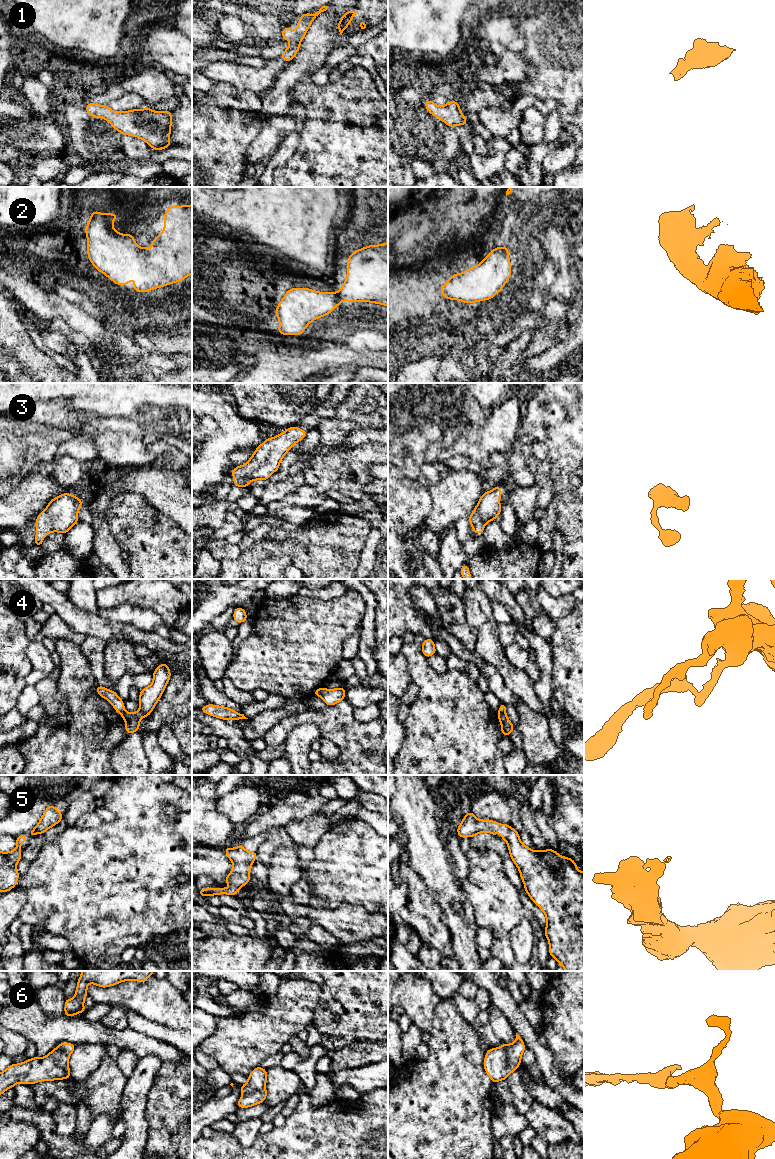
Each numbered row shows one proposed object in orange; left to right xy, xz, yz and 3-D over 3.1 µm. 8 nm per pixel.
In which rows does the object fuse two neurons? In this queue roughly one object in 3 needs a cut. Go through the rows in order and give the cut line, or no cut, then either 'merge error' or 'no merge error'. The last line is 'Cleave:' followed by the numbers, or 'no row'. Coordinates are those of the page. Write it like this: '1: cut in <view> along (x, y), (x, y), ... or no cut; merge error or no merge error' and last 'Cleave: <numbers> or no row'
1: no cut; no merge error
2: no cut; no merge error
3: no cut; no merge error
4: cut in yz along (504, 712), (498, 714); merge error
5: no cut; no merge error
6: no cut; no merge error
Cleave: 4

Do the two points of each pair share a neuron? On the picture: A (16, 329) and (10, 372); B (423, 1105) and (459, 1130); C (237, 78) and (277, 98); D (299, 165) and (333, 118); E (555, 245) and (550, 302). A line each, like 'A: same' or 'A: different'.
A: different
B: same
C: different
D: same
E: different

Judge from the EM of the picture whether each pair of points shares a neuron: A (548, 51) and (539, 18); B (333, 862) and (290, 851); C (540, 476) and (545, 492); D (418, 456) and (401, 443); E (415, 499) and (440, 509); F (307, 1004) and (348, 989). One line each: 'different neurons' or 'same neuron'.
A: same neuron
B: different neurons
C: same neuron
D: same neuron
E: different neurons
F: different neurons

